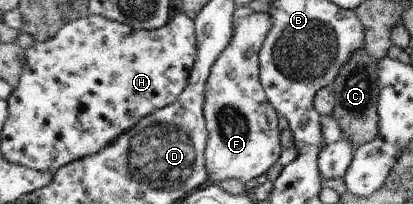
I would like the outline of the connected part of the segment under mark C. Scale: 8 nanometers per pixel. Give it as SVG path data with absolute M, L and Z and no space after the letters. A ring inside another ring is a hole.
M364 47L358 49L342 66L337 80L332 84L335 107L330 116L339 122L343 132L342 139L348 139L354 145L373 141L380 130L380 116L377 113L380 93L377 82L379 72L377 60L370 56Z

